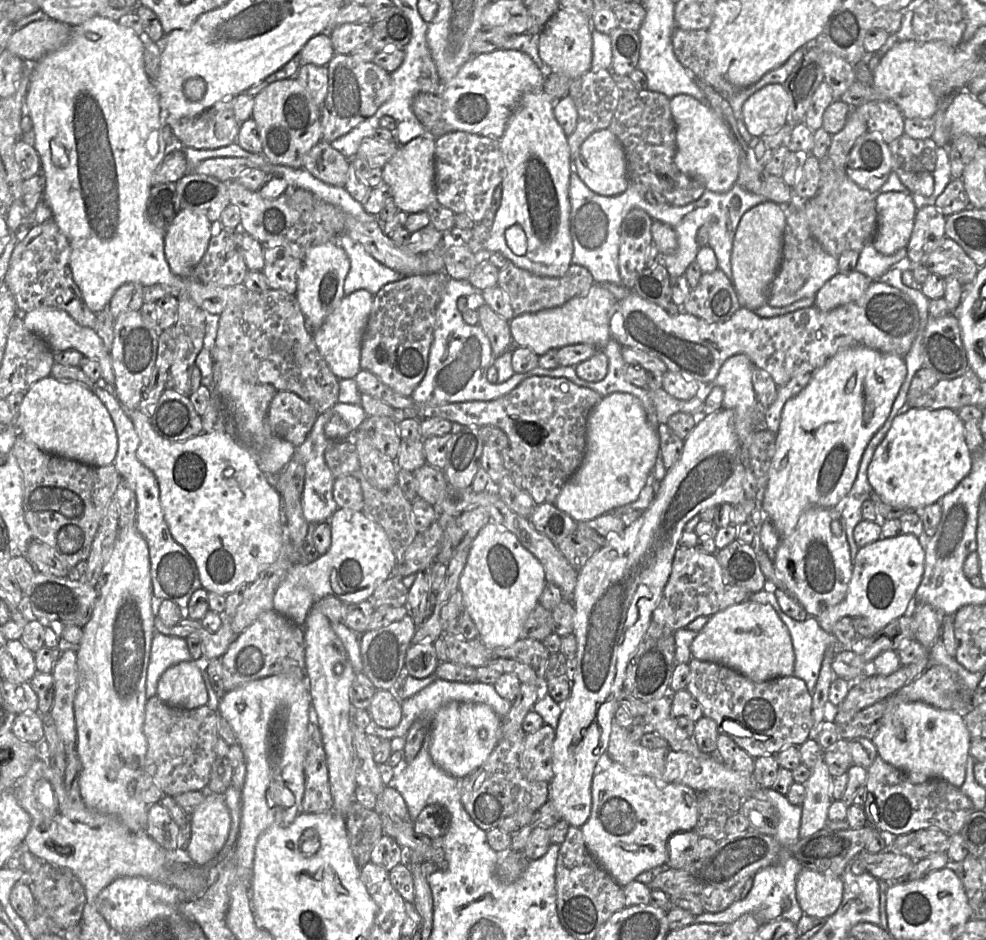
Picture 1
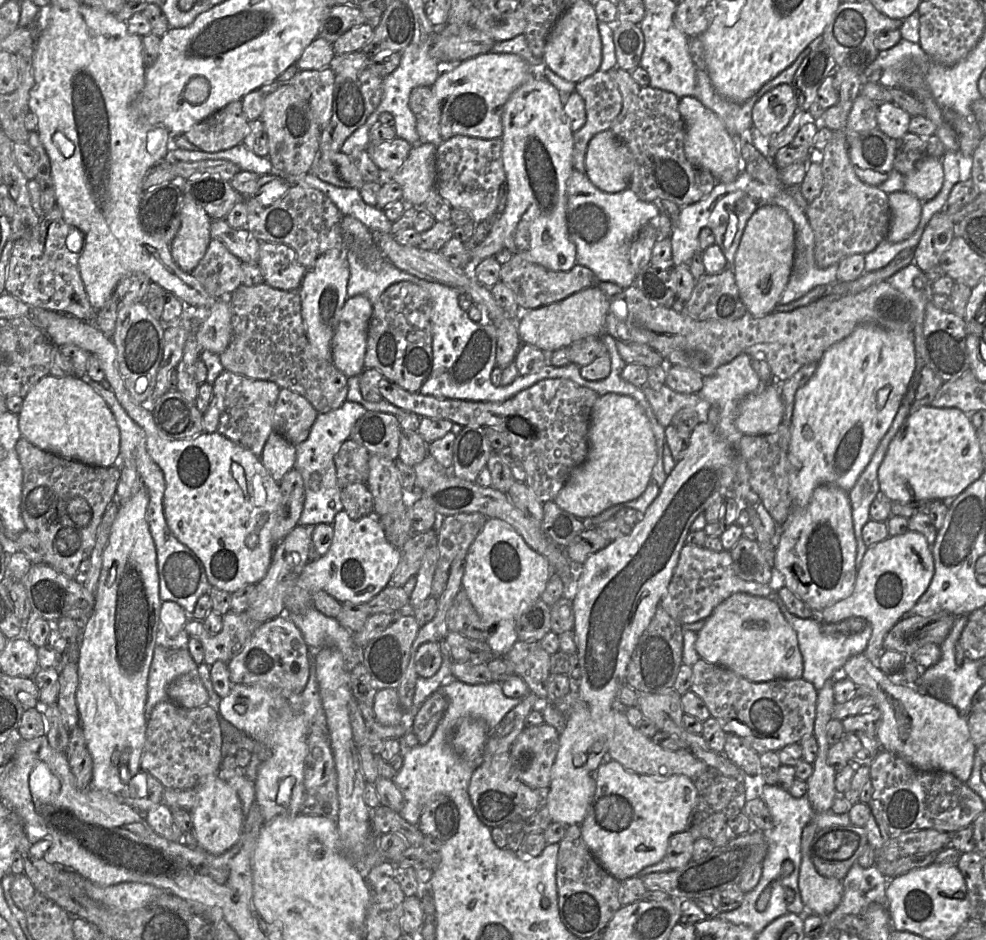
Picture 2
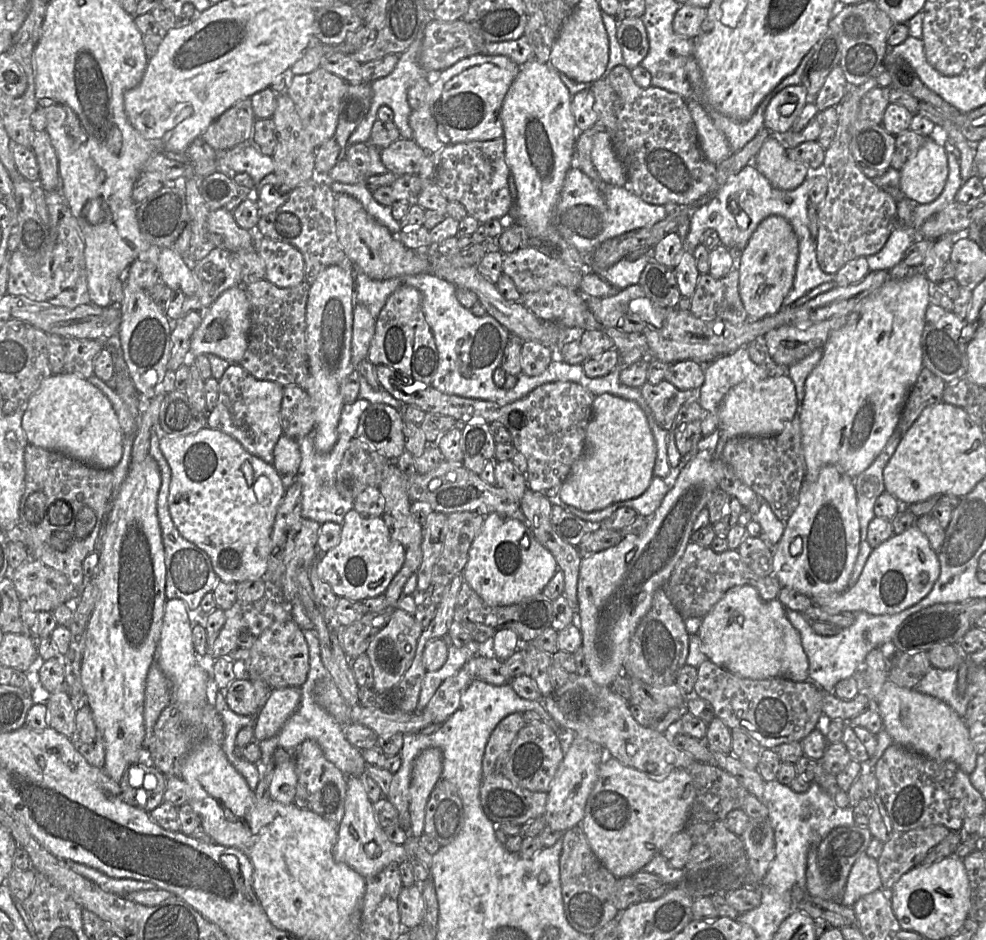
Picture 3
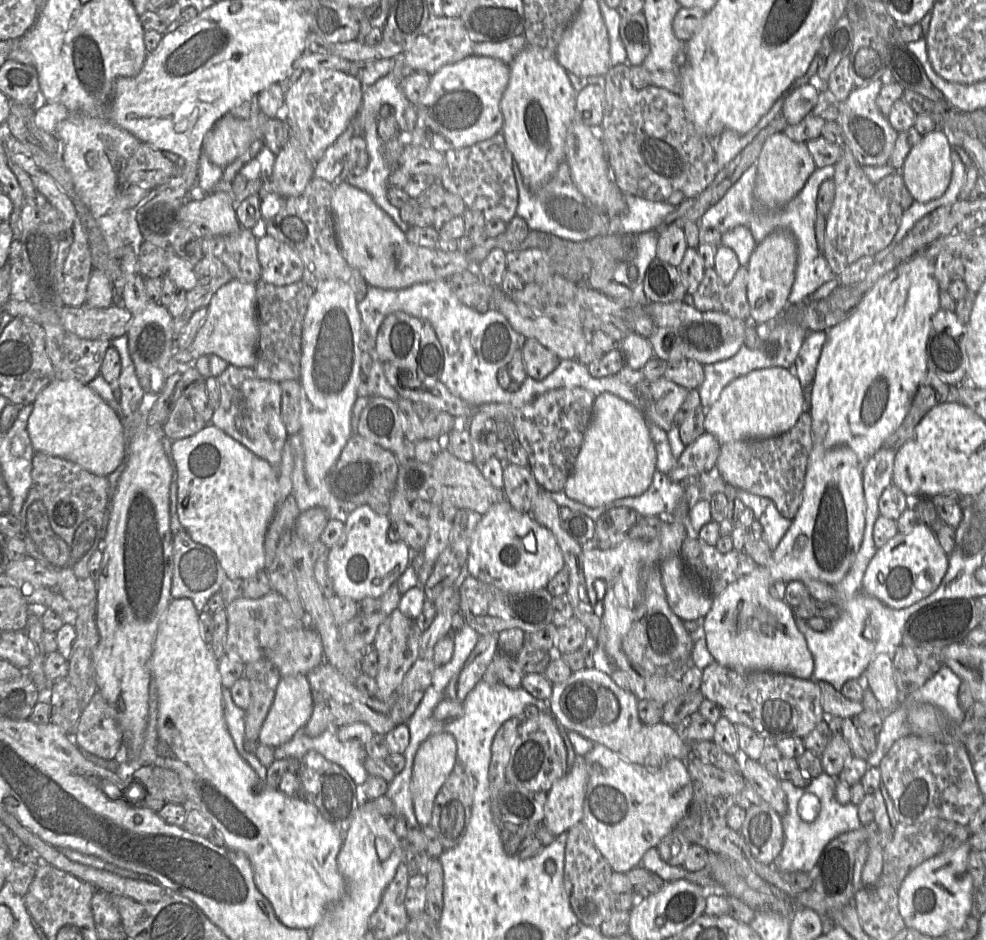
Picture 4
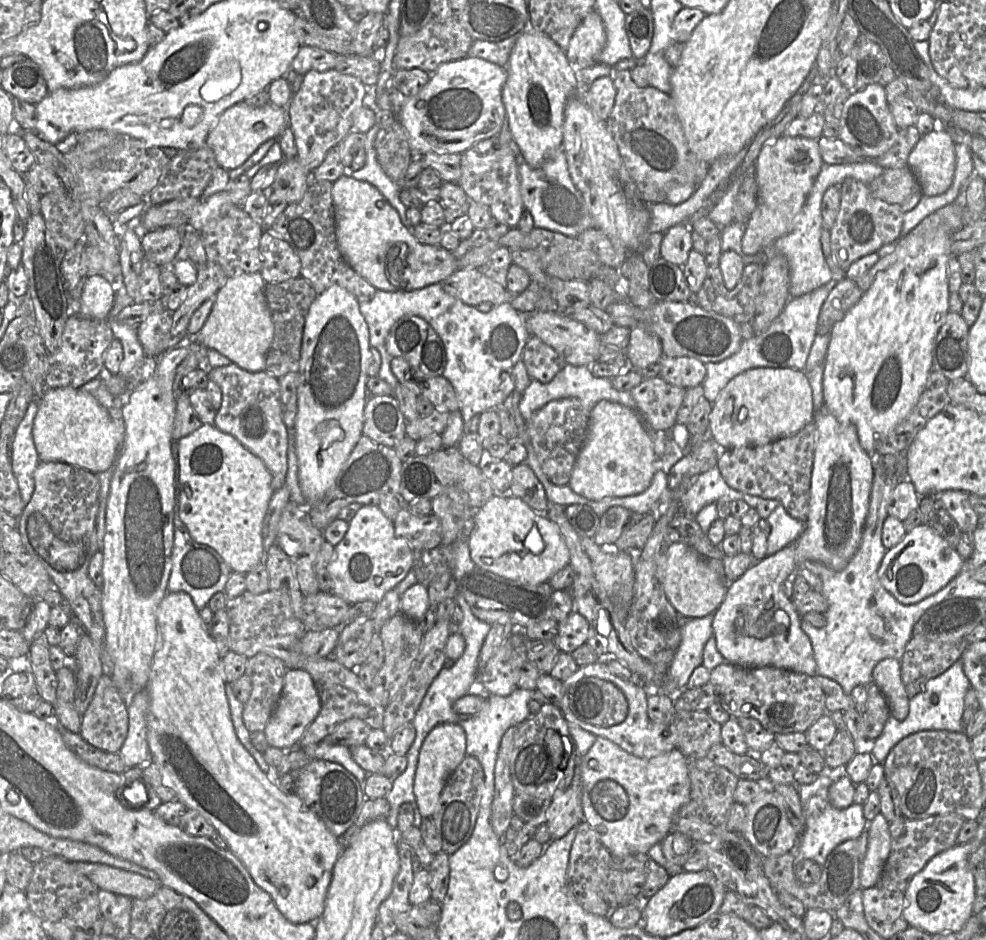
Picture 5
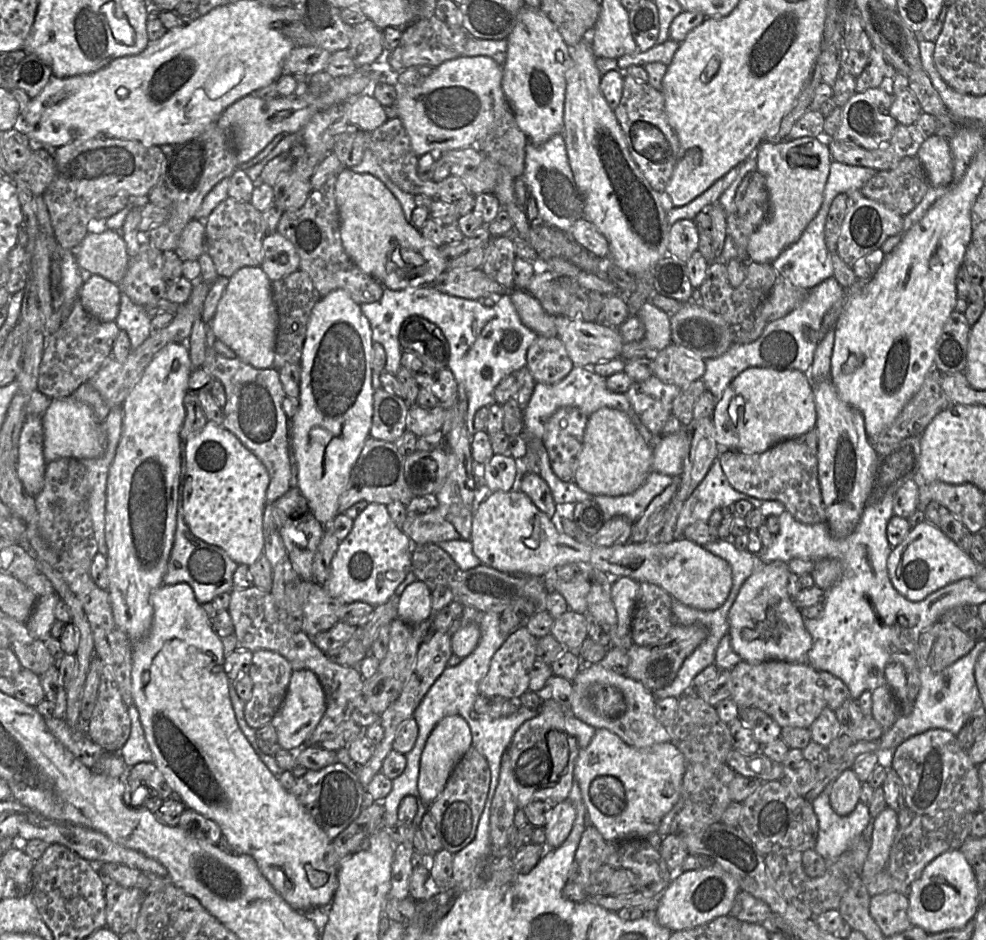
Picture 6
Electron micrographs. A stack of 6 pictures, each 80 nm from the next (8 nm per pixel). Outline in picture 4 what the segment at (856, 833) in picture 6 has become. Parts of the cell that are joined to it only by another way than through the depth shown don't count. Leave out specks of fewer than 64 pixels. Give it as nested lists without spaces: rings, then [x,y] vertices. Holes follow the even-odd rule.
[[[824,772],[803,788],[794,786],[790,780],[780,781],[787,800],[787,810],[781,816],[784,841],[780,854],[772,863],[780,872],[811,871],[832,839],[863,825],[858,817],[857,805],[851,802],[842,805],[836,800],[835,785],[836,778]]]

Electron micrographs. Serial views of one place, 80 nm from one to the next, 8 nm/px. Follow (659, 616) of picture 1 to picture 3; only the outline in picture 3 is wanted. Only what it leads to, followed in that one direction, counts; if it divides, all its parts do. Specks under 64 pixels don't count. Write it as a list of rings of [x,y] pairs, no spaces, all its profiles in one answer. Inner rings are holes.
[[[689,542],[665,586],[665,592],[683,619],[703,618],[730,588],[741,585],[754,587],[766,601],[776,599],[782,587],[774,576],[762,577],[755,574],[737,550],[728,549],[716,553],[709,546],[703,547]]]

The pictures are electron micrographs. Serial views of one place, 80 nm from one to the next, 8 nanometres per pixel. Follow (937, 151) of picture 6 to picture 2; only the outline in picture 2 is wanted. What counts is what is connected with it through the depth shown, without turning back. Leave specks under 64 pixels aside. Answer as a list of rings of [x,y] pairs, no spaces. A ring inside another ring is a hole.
[[[926,157],[904,176],[904,190],[921,202],[933,199],[941,190],[944,171],[941,158]]]

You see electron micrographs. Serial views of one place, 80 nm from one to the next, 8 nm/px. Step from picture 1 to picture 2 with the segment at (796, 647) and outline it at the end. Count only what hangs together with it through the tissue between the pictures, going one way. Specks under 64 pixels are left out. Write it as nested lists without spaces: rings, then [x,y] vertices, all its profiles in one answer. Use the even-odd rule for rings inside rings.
[[[773,593],[768,598],[776,601],[783,616],[797,633],[804,666],[802,679],[813,684],[817,691],[823,687],[826,680],[832,678],[836,673],[843,673],[843,666],[849,658],[865,652],[872,634],[872,627],[869,624],[861,632],[852,633],[847,637],[827,636],[821,632],[820,627],[821,623],[824,623],[823,621],[818,621],[814,617],[803,619],[791,614],[776,593]]]

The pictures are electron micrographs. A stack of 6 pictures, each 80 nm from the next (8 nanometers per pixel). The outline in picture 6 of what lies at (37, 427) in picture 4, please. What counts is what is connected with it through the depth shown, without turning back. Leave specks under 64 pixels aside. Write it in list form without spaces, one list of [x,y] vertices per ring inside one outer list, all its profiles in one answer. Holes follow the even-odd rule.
[[[72,397],[52,399],[41,417],[43,427],[43,455],[48,462],[60,458],[77,460],[101,457],[106,449],[106,437],[102,423],[98,422],[92,409]]]

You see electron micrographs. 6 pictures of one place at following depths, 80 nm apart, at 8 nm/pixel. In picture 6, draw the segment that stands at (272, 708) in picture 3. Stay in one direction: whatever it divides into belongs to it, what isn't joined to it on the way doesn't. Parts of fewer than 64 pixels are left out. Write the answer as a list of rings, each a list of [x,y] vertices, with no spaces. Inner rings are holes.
[[[307,669],[293,670],[283,703],[271,721],[281,748],[287,751],[301,749],[321,720],[325,709],[325,693],[317,675]]]

